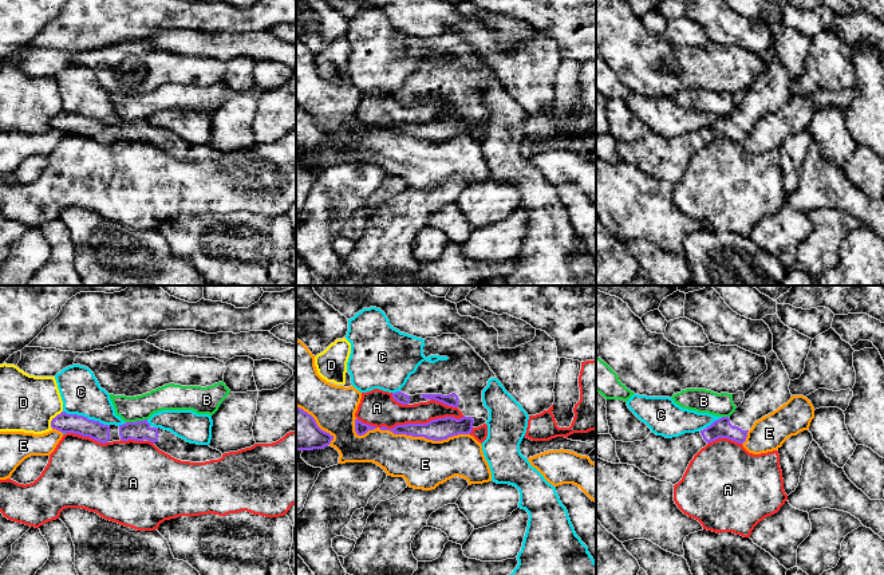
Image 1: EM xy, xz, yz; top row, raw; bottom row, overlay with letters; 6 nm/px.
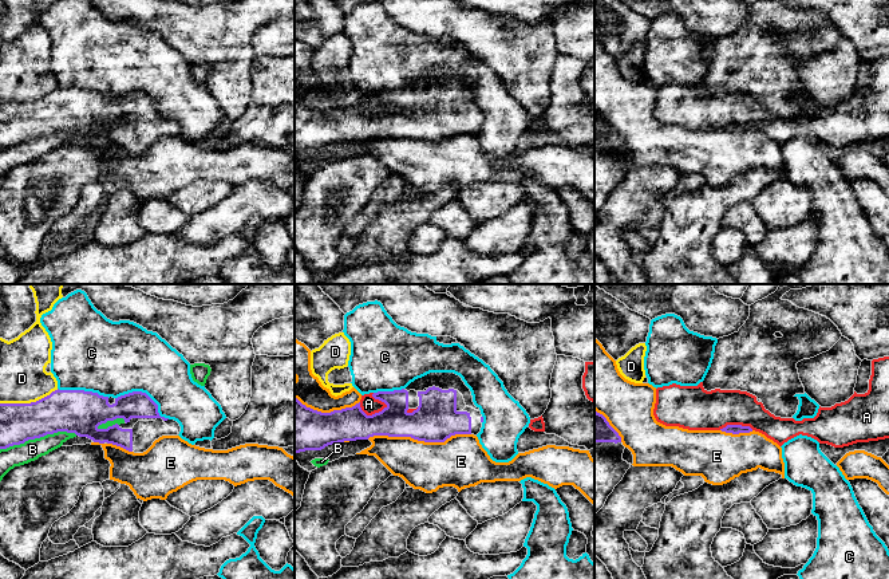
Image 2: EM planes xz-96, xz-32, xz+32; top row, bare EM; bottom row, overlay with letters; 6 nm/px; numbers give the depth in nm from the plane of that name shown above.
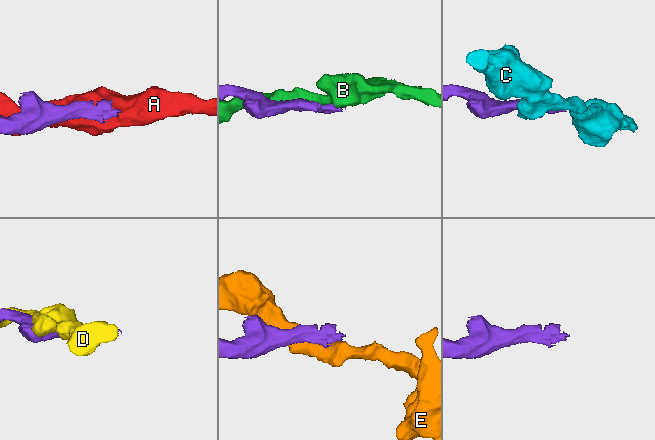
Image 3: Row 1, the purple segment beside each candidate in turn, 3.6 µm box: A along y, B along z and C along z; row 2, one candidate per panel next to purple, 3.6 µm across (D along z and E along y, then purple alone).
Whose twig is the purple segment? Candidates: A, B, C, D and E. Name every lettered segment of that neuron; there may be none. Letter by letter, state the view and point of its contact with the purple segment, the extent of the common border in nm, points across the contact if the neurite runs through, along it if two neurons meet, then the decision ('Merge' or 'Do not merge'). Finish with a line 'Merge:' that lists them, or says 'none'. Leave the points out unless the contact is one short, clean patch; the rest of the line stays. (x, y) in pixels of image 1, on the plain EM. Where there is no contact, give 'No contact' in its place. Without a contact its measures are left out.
A: Touches purple at xz (421, 123). Shared border 500 nm. Do not merge
B: Touches purple at xy (137, 121). Shared border 130 nm. Do not merge
C: Touches purple at xy (86, 117). Shared border 280 nm. Do not merge
D: Touches purple at xy (52, 119). Shared border 130 nm. Do not merge
E: Touches purple at xz (406, 134). Shared border 700 nm. Do not merge
Merge: none

